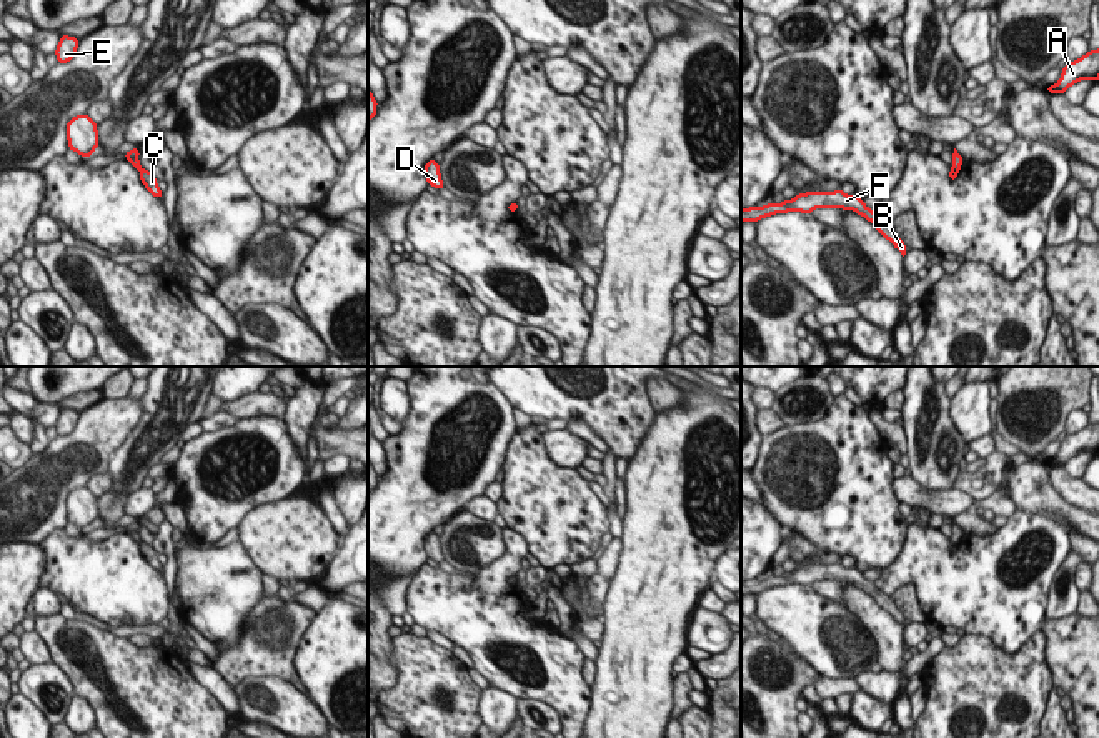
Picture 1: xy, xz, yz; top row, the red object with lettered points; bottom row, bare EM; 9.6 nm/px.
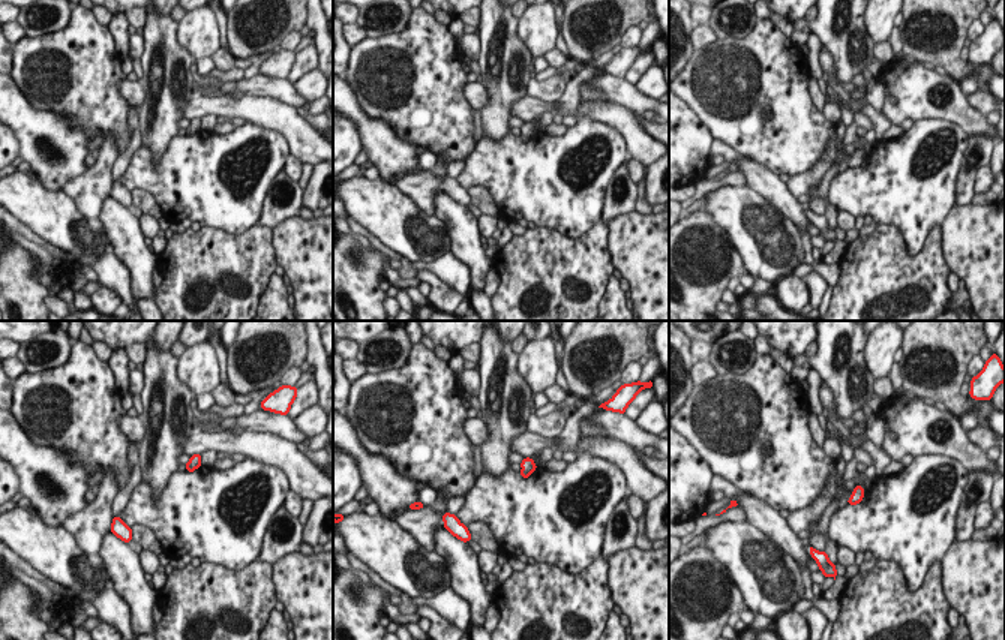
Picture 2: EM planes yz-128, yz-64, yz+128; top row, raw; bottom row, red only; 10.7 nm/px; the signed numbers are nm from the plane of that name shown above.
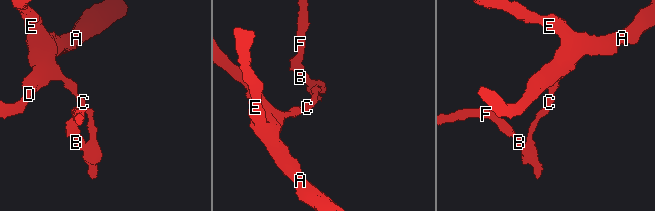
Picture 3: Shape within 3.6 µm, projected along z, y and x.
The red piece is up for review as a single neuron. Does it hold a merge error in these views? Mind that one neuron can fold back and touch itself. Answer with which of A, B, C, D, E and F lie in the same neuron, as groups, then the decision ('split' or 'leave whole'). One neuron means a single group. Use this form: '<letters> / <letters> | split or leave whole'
A D E / B C F | split

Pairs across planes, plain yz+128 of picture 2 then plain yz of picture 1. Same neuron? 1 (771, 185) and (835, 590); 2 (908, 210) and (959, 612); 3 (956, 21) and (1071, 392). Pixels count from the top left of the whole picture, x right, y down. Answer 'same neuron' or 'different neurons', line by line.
1: different neurons
2: same neuron
3: same neuron

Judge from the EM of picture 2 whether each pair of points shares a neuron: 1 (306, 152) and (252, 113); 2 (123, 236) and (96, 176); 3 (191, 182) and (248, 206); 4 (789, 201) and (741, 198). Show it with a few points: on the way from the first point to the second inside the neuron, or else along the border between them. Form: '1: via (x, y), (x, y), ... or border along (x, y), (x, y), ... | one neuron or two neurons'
1: via (297, 137), (275, 114), (267, 113) | one neuron
2: border along (110, 194), (102, 201), (98, 216) | two neurons
3: via (204, 182), (215, 182), (234, 201) | one neuron
4: border along (746, 185), (770, 200), (794, 222) | two neurons

